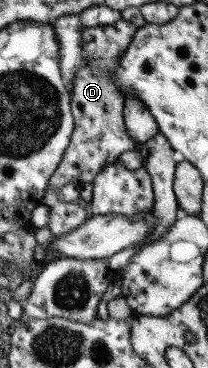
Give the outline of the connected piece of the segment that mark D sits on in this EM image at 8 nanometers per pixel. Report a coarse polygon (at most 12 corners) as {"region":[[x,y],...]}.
{"region":[[137,27],[81,31],[69,89],[74,127],[47,181],[80,188],[140,146],[109,76]]}

